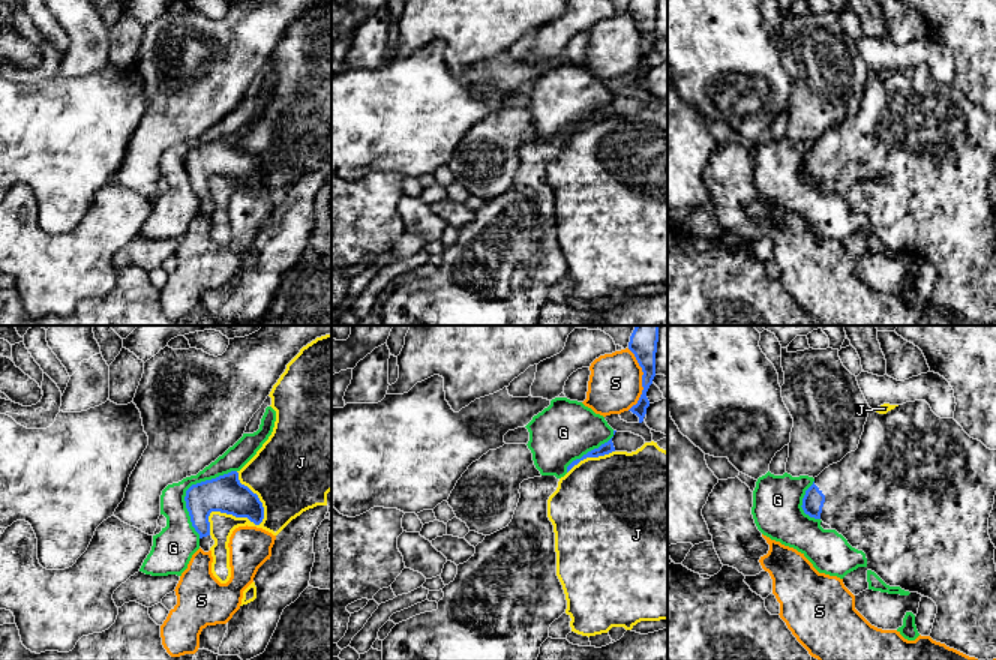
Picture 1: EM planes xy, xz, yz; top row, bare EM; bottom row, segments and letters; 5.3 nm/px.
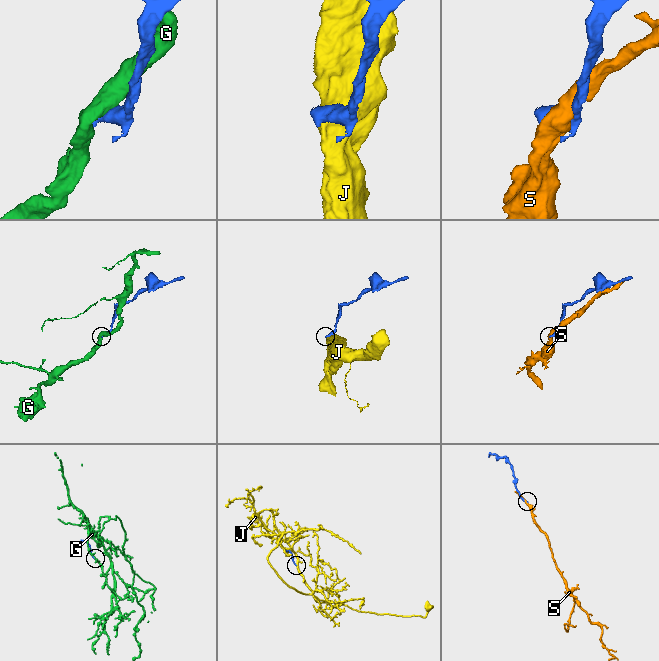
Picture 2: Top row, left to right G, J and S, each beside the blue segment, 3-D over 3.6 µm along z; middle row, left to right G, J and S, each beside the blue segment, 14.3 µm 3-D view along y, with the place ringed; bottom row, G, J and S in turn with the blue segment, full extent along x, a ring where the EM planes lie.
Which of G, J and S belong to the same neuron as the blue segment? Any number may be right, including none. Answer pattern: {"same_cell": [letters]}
{"same_cell": []}

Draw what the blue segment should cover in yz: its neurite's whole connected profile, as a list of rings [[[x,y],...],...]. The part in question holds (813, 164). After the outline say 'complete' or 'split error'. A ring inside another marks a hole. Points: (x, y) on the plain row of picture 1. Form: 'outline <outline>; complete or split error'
outline [[[915,64],[886,78],[870,74],[858,112],[814,141],[801,171],[866,218],[867,230],[843,242],[854,260],[868,254],[867,236],[872,234],[890,250],[928,261],[938,270],[930,302],[988,326],[996,322],[996,212],[988,200],[994,159],[996,114],[970,102],[954,82],[938,81],[926,64]]]; split error

